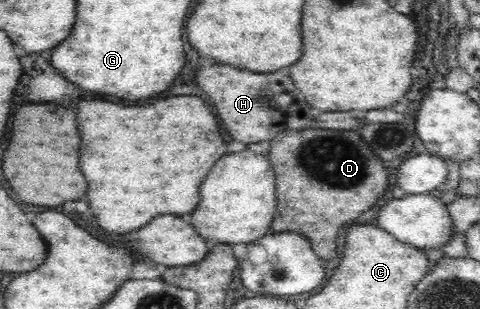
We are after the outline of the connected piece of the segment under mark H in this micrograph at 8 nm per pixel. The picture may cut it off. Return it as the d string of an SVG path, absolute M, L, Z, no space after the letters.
M213 65L197 71L199 87L213 99L217 117L235 141L257 143L268 141L285 129L313 127L313 119L322 111L315 111L295 87L291 77L283 73L251 73L229 65Z

